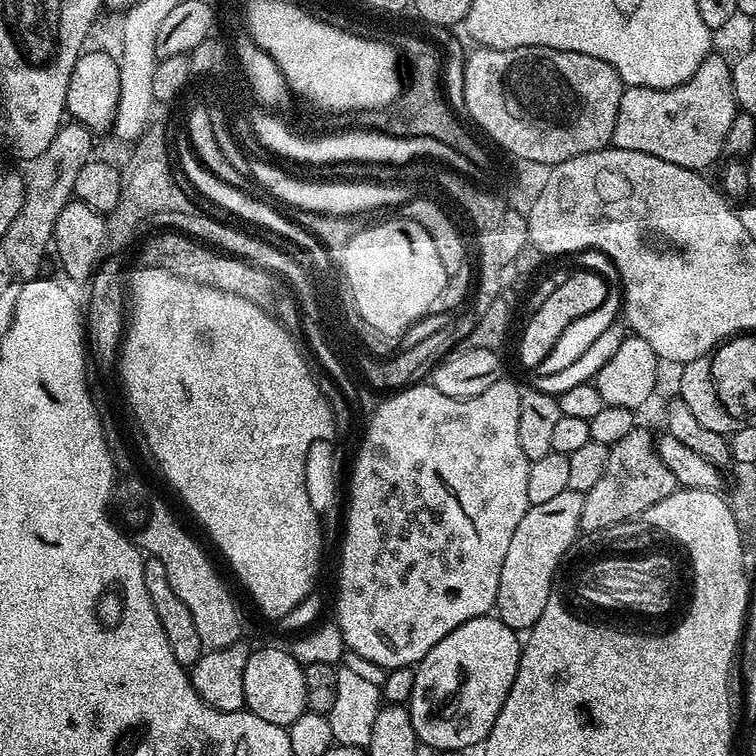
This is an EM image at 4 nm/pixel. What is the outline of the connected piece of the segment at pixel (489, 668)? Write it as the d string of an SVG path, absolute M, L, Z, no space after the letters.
M495 614L479 616L462 626L458 626L426 658L415 665L414 690L408 699L407 710L416 731L417 741L428 748L437 748L440 752L460 752L463 748L483 745L484 739L494 726L494 718L498 718L498 710L502 710L502 702L506 702L506 694L510 694L510 686L514 686L514 678L518 674L520 649L522 640L517 629L506 626Z

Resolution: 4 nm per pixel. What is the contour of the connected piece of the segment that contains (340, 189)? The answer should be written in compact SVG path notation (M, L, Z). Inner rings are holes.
M235 159L233 164L246 176L251 177L256 183L267 188L273 197L282 200L289 207L306 210L316 214L328 214L330 216L358 216L360 212L374 210L384 206L397 206L415 199L415 194L409 183L387 182L376 184L371 180L359 180L356 183L310 183L308 180L286 174L282 169L262 160L242 161Z

